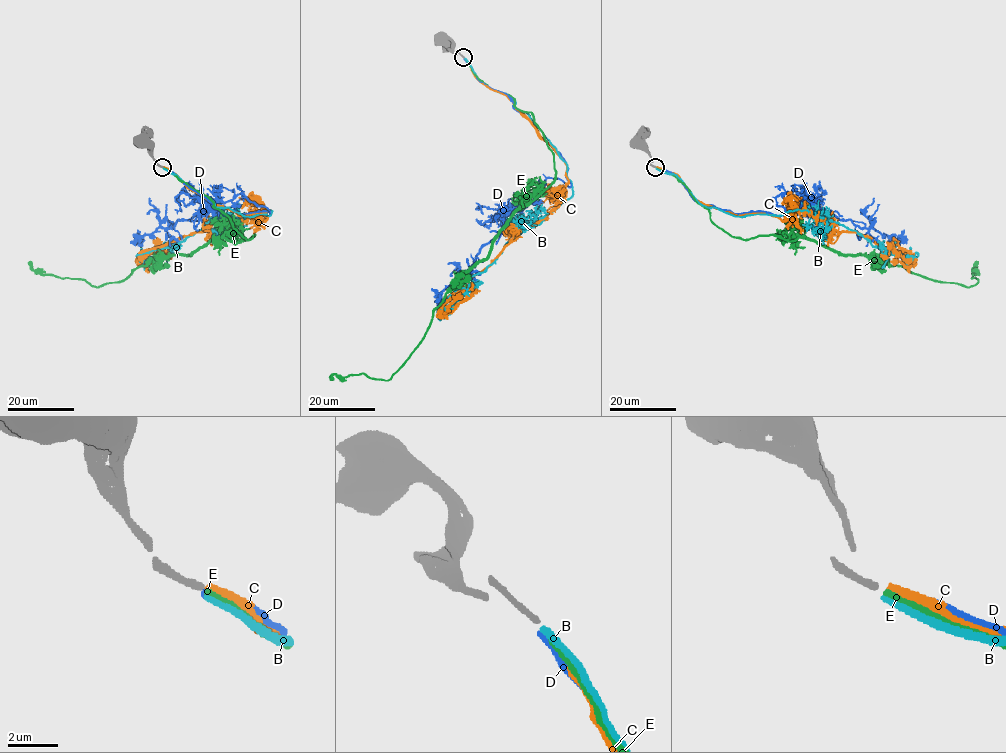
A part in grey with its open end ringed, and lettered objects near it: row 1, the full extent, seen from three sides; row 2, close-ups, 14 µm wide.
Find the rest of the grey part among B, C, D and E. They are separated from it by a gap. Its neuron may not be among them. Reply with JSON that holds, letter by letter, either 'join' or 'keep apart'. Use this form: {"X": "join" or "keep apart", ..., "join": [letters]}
{"B": "keep apart", "C": "keep apart", "D": "keep apart", "E": "join", "join": ["E"]}

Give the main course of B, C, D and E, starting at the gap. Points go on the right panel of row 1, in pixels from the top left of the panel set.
B: (655, 168), (674, 174), (707, 207), (745, 216), (807, 210), (907, 256), (892, 254), (884, 240)
C: (656, 167), (674, 172), (702, 204), (786, 220), (803, 210), (910, 261), (891, 248), (889, 254)
D: (656, 167), (673, 173), (701, 204), (734, 214), (782, 215), (776, 198), (790, 194), (837, 219), (907, 239)
E: (656, 167), (744, 240), (807, 237), (967, 287), (978, 281), (978, 261)

